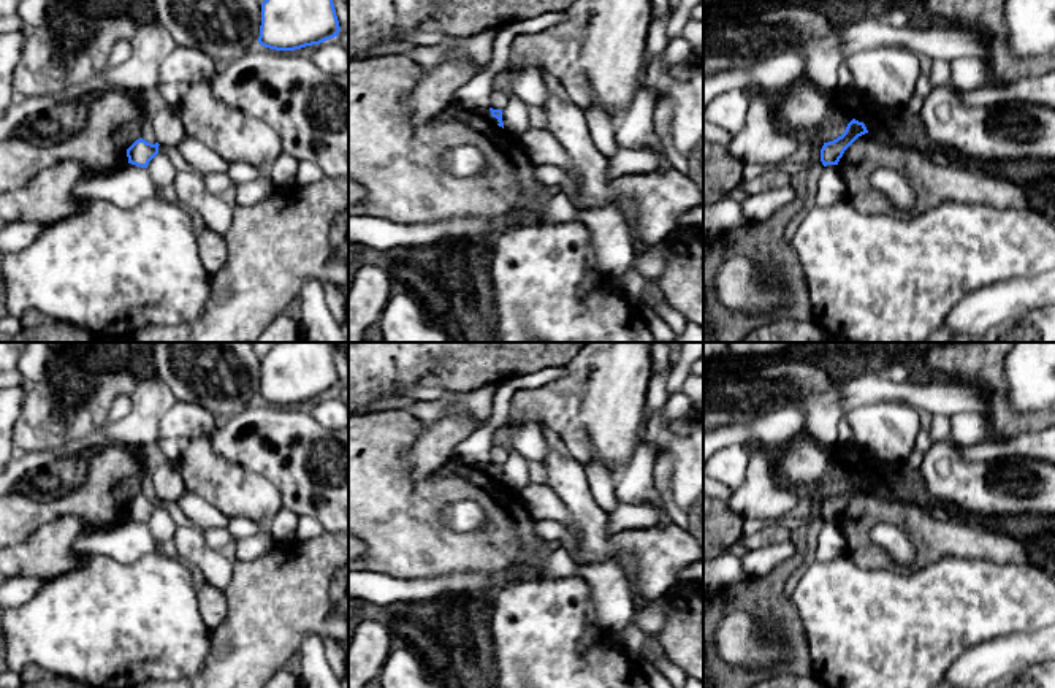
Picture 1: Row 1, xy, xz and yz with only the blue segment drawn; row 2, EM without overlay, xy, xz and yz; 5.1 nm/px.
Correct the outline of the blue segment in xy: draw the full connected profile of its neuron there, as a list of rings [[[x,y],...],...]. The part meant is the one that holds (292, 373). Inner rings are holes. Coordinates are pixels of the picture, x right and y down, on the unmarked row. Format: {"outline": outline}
{"outline": [[[277,342],[261,358],[258,398],[276,406],[320,399],[341,387],[329,342]]]}

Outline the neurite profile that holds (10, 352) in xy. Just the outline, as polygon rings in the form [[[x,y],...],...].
[[[0,342],[0,373],[17,369],[19,357],[27,342]]]

